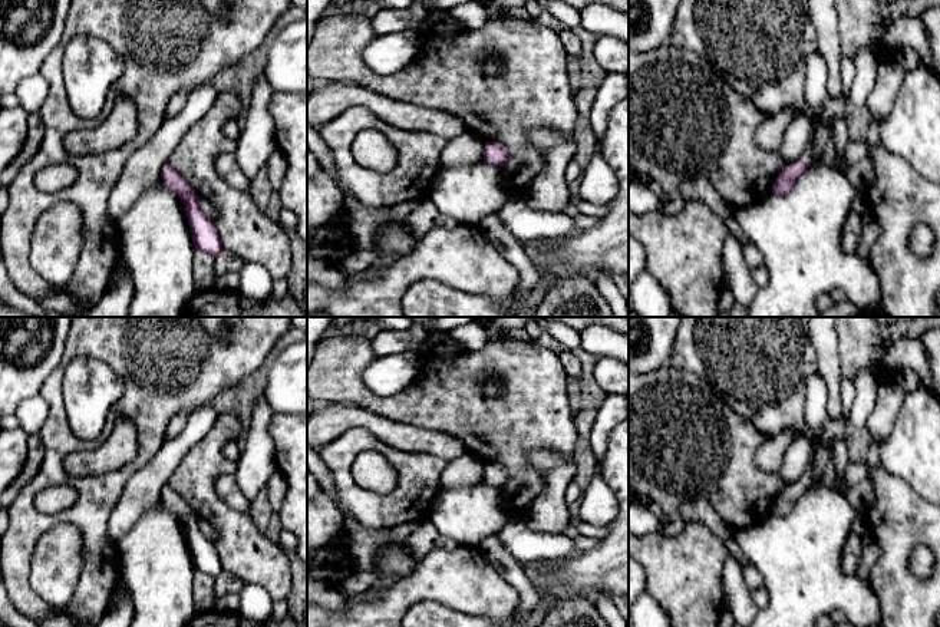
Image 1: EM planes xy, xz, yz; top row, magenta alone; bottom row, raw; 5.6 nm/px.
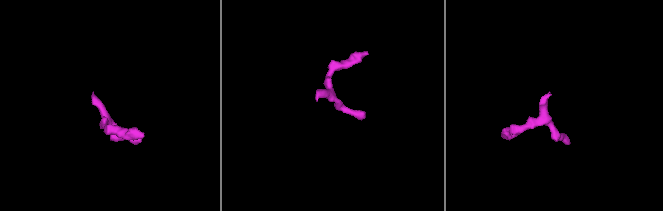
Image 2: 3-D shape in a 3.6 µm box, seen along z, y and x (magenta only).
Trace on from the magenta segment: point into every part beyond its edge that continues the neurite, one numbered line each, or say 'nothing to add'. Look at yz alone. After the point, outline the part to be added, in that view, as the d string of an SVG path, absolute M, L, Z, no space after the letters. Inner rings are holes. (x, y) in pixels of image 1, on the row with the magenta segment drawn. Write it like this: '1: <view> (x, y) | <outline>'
1: yz (807, 157) | M809 135L808 142L807 142L807 148L801 156L807 165L812 165L812 151L814 151L814 136Z

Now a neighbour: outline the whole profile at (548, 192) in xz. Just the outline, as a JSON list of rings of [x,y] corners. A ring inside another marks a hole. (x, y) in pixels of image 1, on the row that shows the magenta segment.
[[[548,128],[531,129],[528,138],[544,155],[544,166],[521,199],[534,211],[565,212],[567,204],[573,199],[564,171],[575,154],[575,139]]]

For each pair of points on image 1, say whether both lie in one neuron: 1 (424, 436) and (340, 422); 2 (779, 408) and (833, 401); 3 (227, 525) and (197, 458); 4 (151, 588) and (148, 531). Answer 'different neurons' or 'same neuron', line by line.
1: same neuron
2: different neurons
3: same neuron
4: same neuron

